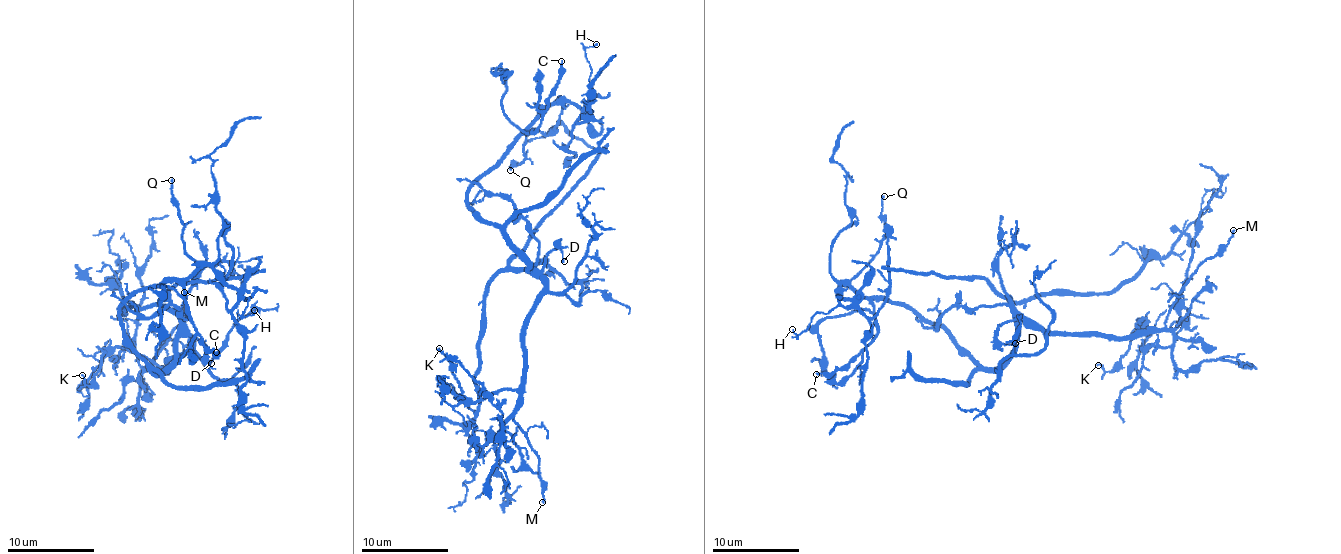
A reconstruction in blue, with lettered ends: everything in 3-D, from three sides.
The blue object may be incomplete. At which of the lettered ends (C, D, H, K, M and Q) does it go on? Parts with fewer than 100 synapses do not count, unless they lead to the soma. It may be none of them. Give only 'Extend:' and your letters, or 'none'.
Extend: H

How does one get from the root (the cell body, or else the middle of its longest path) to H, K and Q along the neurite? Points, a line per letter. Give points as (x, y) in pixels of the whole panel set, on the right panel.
H: (976, 306), (949, 308), (928, 328), (913, 310), (842, 284), (852, 303), (816, 313), (796, 335), (792, 329)
K: (976, 306), (1011, 304), (1050, 332), (1117, 338), (1132, 338), (1145, 318), (1109, 372), (1098, 365)
Q: (976, 306), (949, 308), (935, 329), (905, 306), (859, 295), (850, 278), (884, 237), (884, 196)

